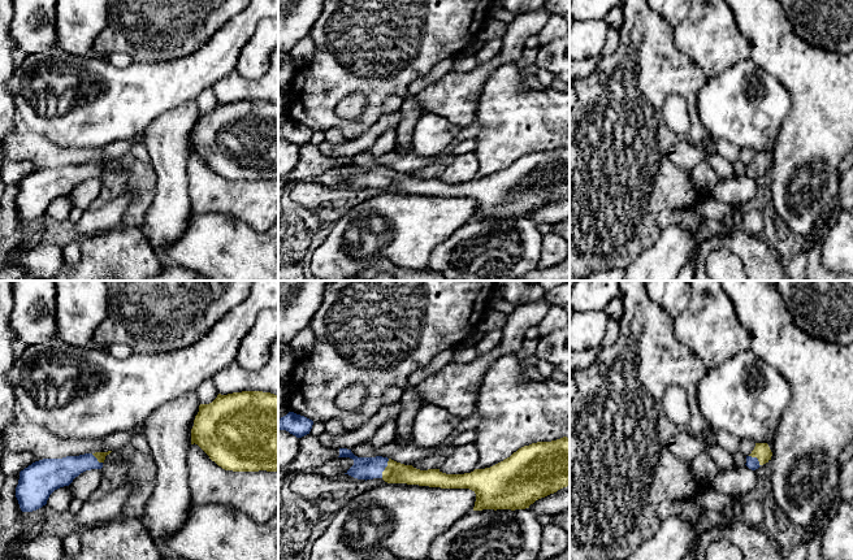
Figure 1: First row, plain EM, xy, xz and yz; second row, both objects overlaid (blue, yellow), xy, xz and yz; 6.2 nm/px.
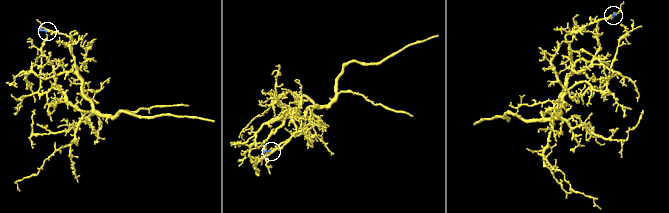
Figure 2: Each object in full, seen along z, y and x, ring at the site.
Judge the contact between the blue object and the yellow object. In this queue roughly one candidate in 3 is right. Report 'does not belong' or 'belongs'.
belongs

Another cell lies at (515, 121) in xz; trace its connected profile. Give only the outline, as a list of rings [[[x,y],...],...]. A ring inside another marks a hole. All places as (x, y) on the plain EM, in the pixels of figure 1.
[[[516,64],[499,66],[485,82],[477,120],[481,123],[473,151],[479,160],[477,178],[493,175],[524,155],[570,147],[570,94],[550,87],[544,91],[528,88]]]

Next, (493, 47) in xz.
[[[503,38],[492,39],[484,44],[484,47],[476,53],[477,64],[486,62],[497,56],[503,44]]]

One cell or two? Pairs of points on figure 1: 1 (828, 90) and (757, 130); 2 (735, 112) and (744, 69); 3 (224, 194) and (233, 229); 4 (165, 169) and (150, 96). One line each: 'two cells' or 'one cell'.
1: two cells
2: one cell
3: two cells
4: two cells

